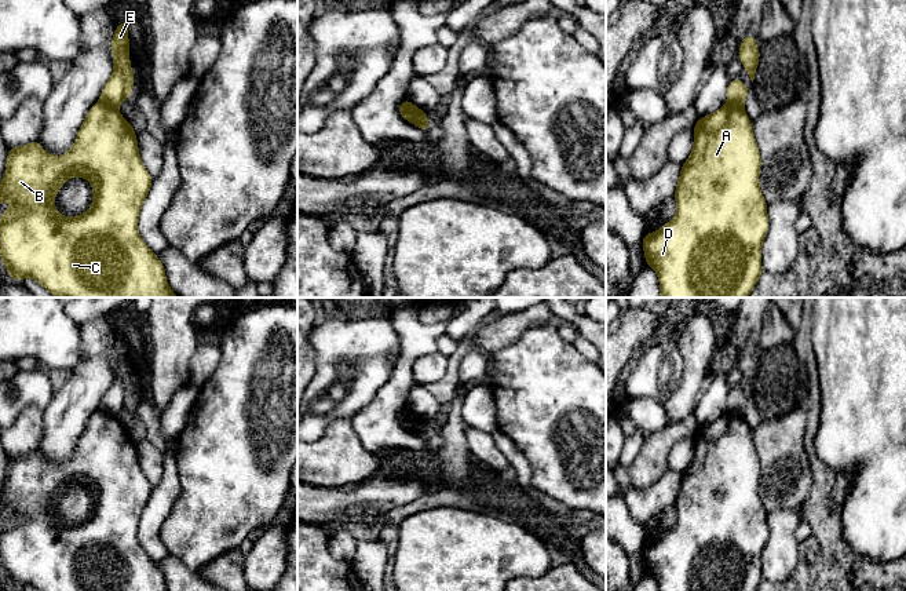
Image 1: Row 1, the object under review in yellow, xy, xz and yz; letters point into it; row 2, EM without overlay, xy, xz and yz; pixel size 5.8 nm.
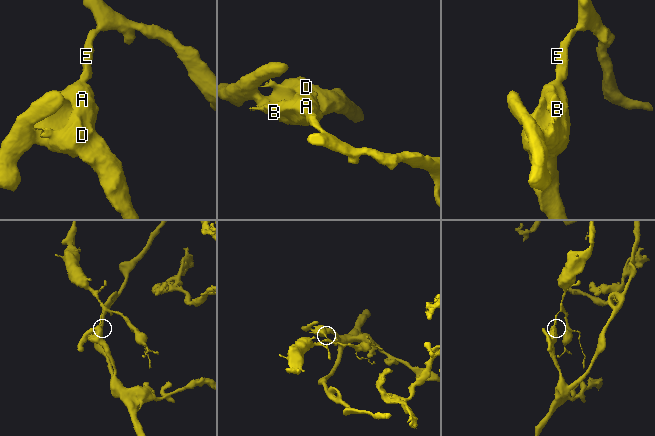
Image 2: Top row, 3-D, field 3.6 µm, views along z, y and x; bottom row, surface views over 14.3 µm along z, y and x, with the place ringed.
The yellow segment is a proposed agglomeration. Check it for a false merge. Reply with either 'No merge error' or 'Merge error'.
Merge error

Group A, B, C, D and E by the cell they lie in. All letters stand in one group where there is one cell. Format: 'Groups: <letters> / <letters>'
Groups: A B C D / E

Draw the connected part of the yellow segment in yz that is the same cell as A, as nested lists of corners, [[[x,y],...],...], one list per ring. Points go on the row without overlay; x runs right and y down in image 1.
[[[727,412],[710,424],[698,427],[694,435],[694,441],[695,444],[693,462],[688,468],[682,474],[682,482],[675,499],[677,522],[658,540],[649,541],[642,548],[647,574],[651,574],[657,580],[660,591],[757,591],[760,583],[763,581],[761,551],[768,539],[768,526],[767,511],[764,510],[764,506],[759,496],[761,467],[752,441],[750,427],[746,424],[744,416]]]

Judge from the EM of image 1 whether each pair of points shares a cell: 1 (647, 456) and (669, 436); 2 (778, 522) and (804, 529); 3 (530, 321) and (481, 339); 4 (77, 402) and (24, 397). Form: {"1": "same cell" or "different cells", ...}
{"1": "same cell", "2": "different cells", "3": "same cell", "4": "different cells"}

